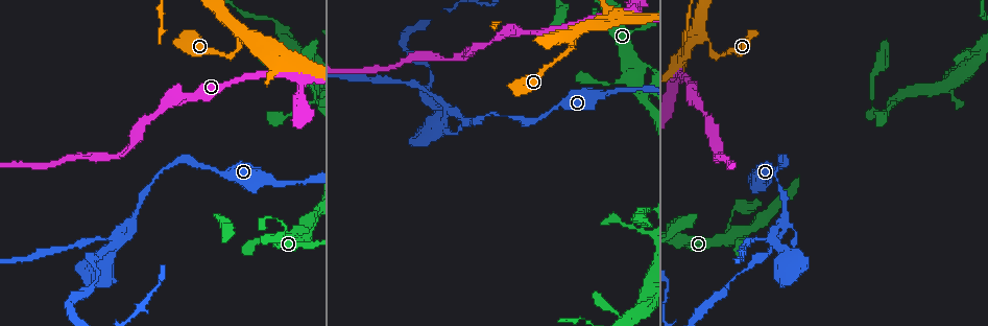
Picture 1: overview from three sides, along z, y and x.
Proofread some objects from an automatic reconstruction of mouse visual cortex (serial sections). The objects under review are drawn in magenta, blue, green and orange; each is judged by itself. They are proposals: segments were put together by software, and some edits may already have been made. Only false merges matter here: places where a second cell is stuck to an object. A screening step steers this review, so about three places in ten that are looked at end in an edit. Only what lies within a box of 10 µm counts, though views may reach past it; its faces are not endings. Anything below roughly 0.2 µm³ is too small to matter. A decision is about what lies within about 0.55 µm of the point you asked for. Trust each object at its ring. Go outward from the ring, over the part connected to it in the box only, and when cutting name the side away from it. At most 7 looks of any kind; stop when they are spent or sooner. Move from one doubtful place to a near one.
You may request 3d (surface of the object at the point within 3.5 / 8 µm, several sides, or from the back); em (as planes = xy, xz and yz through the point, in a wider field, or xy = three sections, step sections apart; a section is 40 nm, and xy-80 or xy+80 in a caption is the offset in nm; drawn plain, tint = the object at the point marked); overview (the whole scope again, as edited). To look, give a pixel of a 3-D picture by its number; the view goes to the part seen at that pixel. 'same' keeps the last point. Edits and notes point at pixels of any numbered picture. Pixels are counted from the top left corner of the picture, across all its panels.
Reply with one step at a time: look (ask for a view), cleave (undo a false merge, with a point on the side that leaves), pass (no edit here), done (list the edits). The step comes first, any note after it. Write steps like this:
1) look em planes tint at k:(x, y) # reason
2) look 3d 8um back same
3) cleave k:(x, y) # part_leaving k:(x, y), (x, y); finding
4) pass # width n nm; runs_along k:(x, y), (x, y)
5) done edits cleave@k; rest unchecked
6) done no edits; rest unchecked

look 3d 8um at 1:(630, 75) # a fork

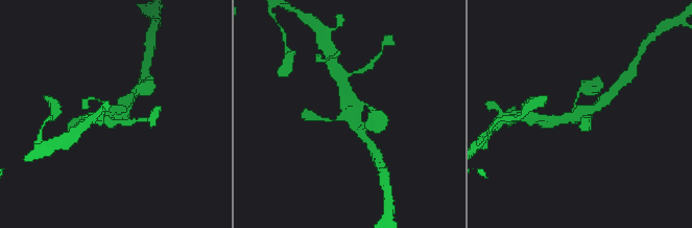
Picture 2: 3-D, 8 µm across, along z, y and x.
look 3d 3.5um same # zoom in

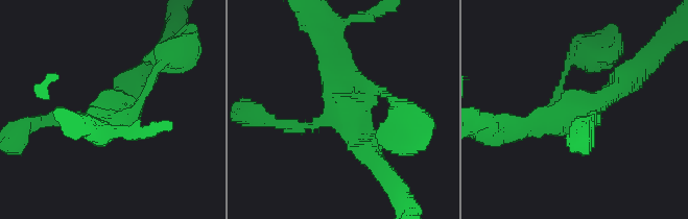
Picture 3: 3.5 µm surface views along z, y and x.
look em xy step 3 tint at 3:(109, 111)

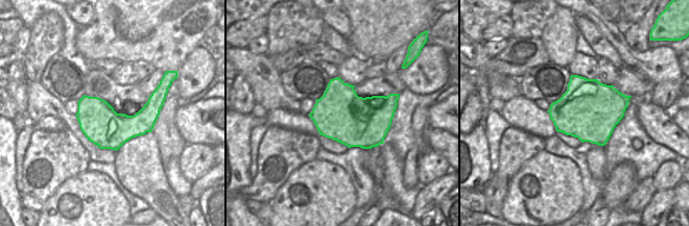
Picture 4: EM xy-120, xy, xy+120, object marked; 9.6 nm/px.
pass # width 500 nm; runs_along 3:(508, 129), (594, 106), (623, 77); continuous, no second cell

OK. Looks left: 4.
look 3d 3.5um at 1:(111, 241) # small branch off a trunk

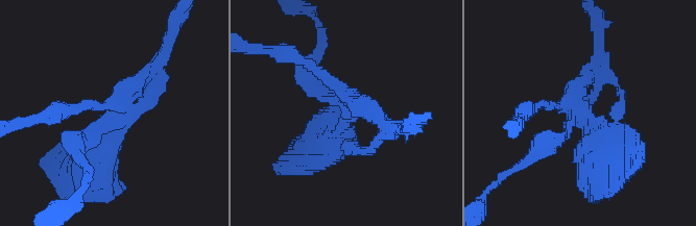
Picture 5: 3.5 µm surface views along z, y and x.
look em planes tint at 5:(576, 113) # arms 4; arm_widths 150, 200, 200, 500 nm

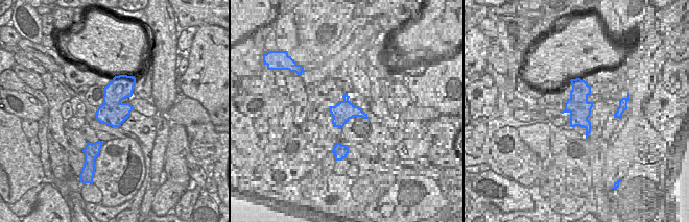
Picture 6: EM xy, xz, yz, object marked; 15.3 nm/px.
look em xy step 3 tint same # another direction

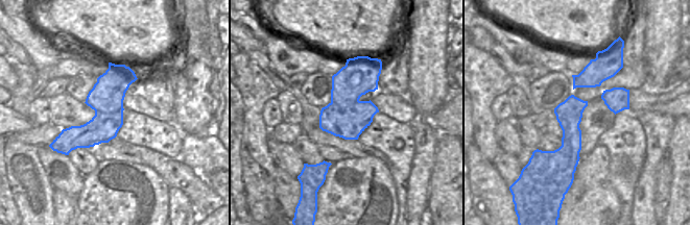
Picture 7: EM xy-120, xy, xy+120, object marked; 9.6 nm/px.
cleave 5:(331, 120) # a second cell is stuck on

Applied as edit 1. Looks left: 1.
done edits cleave@5; rest unchecked

